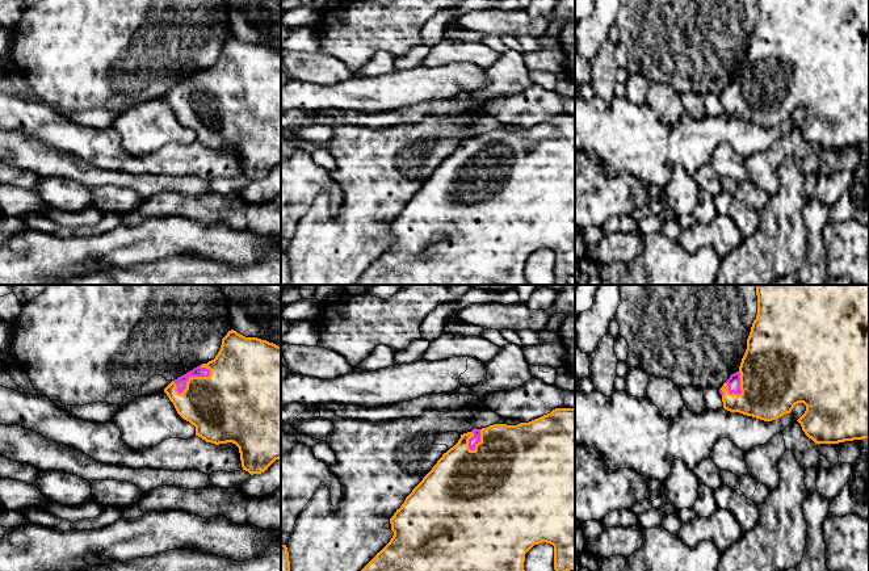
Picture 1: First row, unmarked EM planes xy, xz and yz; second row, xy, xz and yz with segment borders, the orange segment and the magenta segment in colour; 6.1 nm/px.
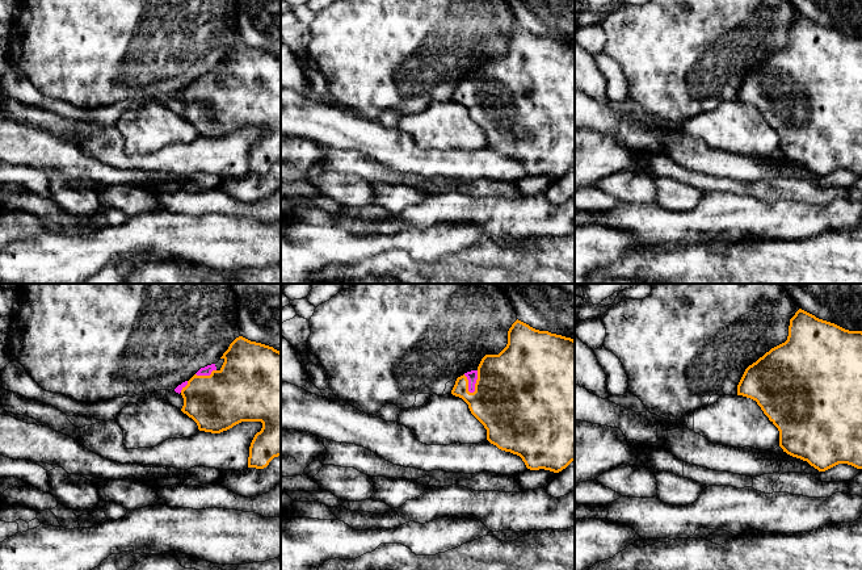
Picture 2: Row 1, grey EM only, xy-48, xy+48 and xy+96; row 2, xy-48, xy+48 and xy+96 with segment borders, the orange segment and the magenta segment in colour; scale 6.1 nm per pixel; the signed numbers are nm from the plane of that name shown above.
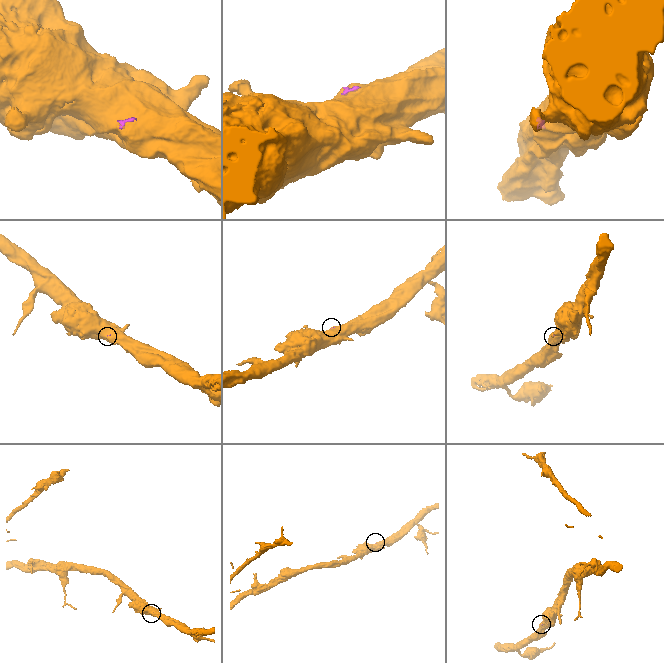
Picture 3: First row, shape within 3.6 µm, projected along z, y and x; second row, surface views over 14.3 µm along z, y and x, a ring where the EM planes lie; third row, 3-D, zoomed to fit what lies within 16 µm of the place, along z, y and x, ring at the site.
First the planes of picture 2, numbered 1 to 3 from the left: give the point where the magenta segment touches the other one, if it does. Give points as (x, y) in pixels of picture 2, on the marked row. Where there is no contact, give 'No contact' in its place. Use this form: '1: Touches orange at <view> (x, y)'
1: Touches orange at xy-48 (205, 376)
2: Touches orange at xy+48 (476, 382)
3: No contact

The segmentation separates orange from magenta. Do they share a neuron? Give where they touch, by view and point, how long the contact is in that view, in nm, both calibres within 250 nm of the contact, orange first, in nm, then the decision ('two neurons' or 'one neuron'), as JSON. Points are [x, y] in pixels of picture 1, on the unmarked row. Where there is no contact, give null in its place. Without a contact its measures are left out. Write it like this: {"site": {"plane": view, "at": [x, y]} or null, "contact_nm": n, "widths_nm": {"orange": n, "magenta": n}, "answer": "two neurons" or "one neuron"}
{"site": {"plane": "xy", "at": [190, 83]}, "contact_nm": 260, "widths_nm": {"orange": 400, "magenta": 70}, "answer": "one neuron"}

